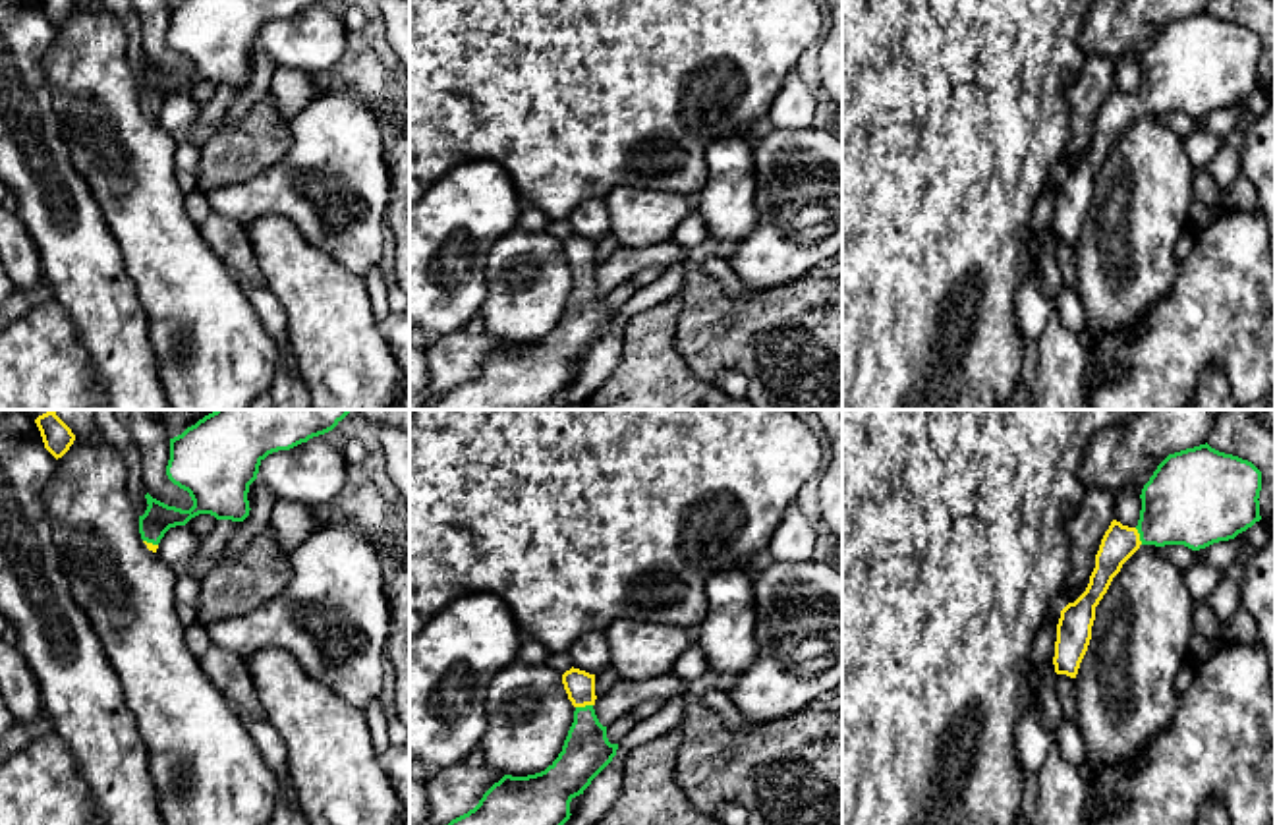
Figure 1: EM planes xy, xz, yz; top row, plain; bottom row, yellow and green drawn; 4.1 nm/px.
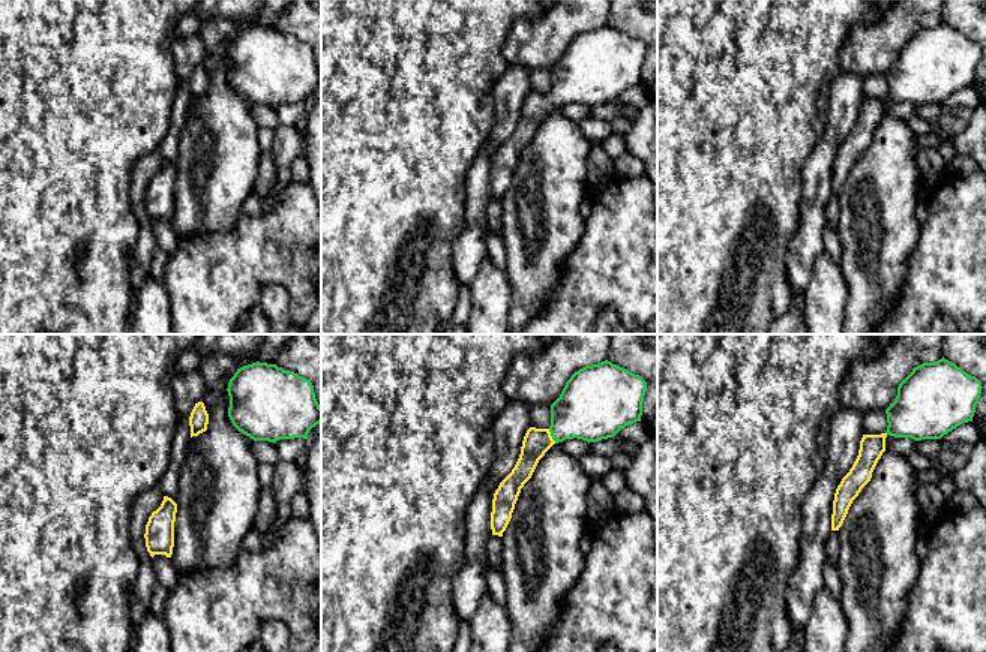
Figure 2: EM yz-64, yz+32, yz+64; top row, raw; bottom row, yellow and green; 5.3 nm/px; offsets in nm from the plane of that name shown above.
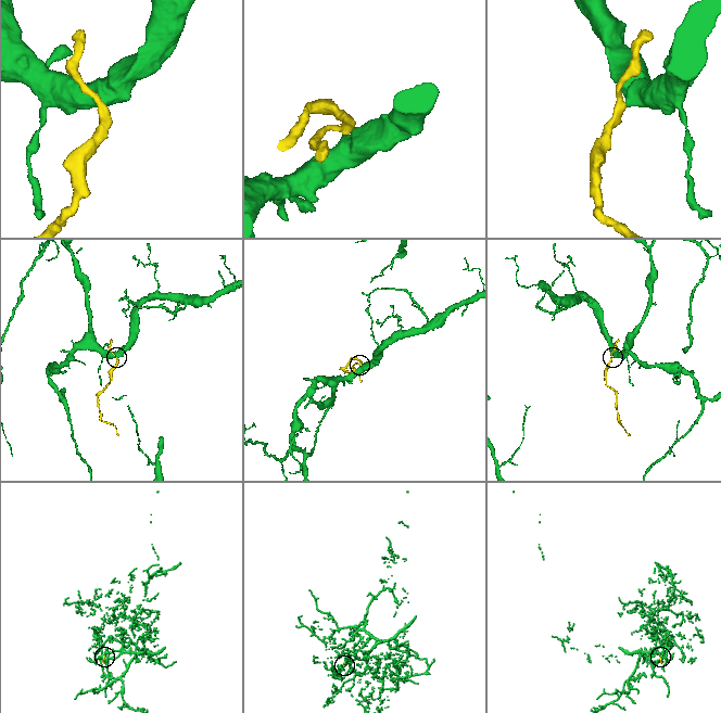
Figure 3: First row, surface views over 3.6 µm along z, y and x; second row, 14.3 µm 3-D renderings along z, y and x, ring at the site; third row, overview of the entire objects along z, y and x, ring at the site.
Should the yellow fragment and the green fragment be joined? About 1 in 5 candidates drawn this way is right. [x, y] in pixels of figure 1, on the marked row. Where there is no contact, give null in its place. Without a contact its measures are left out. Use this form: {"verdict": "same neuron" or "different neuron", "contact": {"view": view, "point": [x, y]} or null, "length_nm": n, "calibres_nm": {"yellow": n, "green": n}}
{"verdict": "same neuron", "contact": {"view": "xz", "point": [584, 706]}, "length_nm": 70, "calibres_nm": {"yellow": 130, "green": 200}}

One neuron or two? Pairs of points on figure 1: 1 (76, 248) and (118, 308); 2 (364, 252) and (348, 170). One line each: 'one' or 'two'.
1: one
2: one

